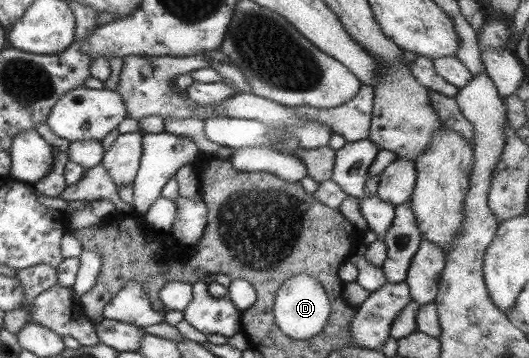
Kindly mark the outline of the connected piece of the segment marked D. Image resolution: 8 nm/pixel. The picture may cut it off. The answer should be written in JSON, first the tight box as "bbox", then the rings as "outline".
{"bbox":[273,274,330,340],"outline":[[[298,274],[288,278],[277,290],[273,301],[275,324],[282,334],[295,340],[308,340],[317,336],[330,317],[330,302],[327,293],[315,277]]]}

